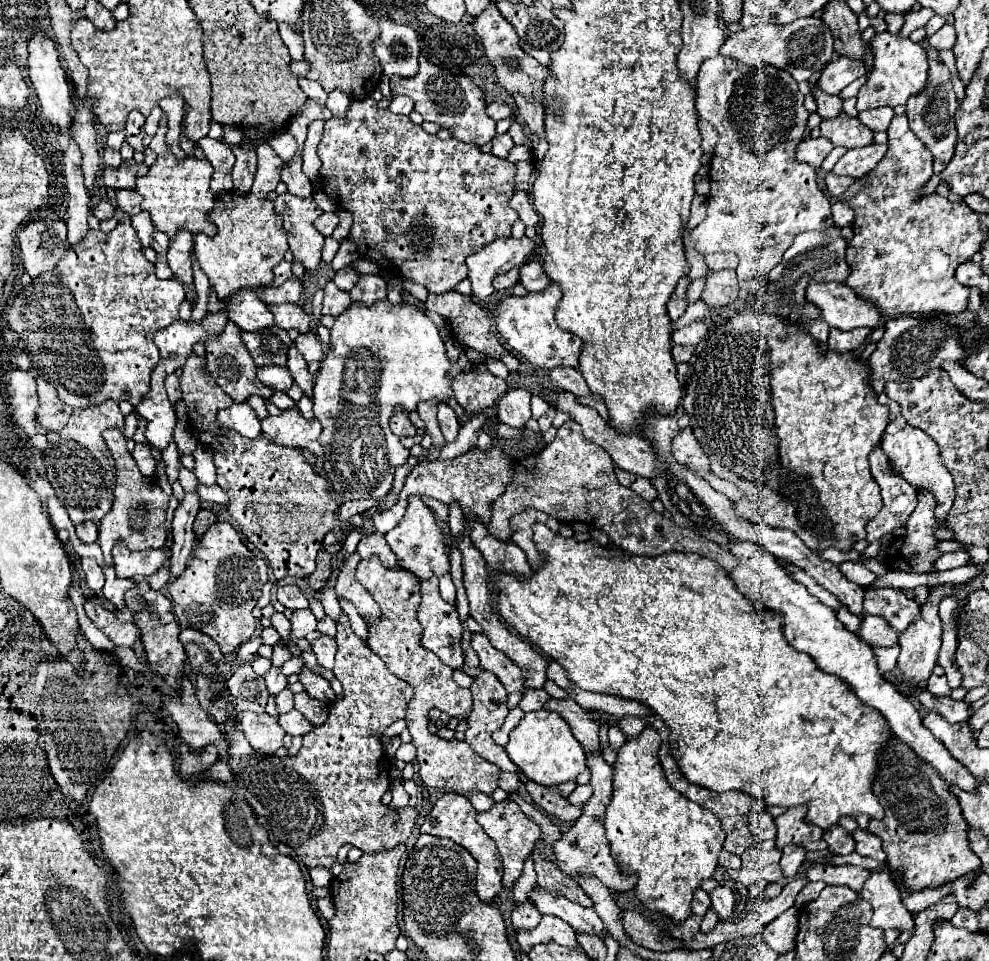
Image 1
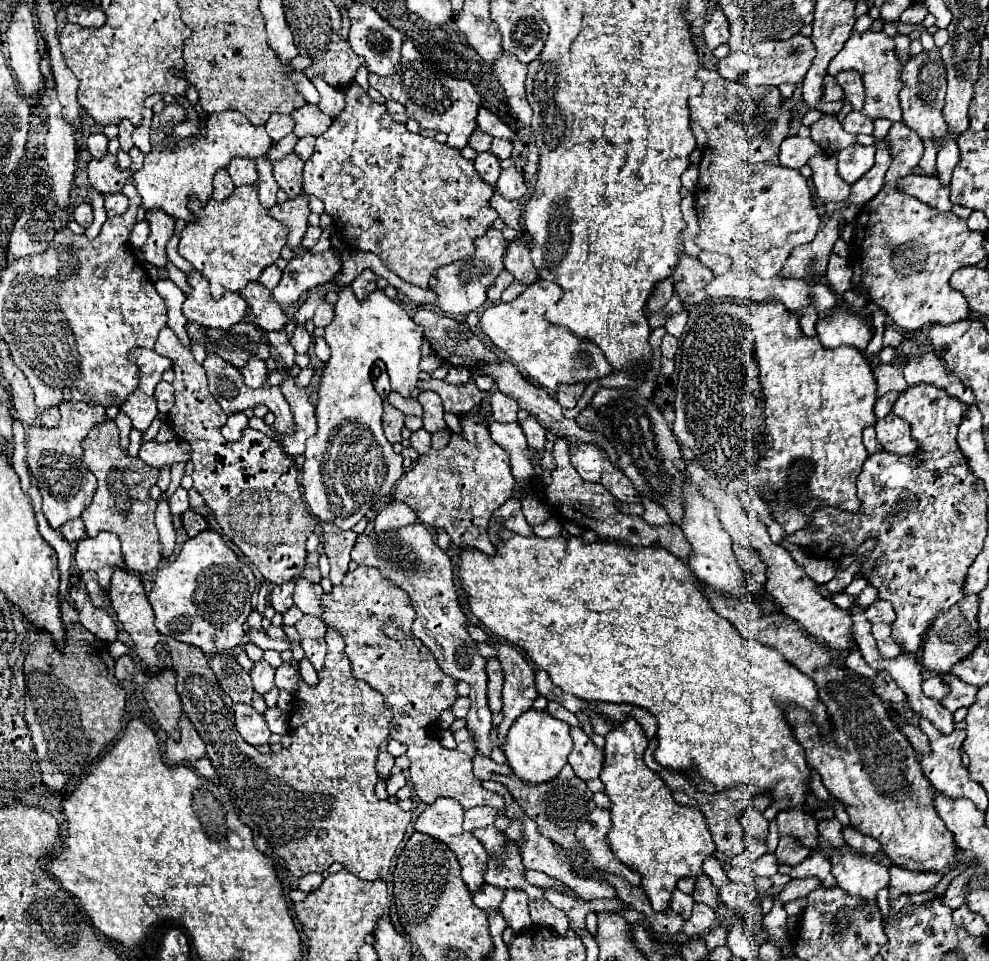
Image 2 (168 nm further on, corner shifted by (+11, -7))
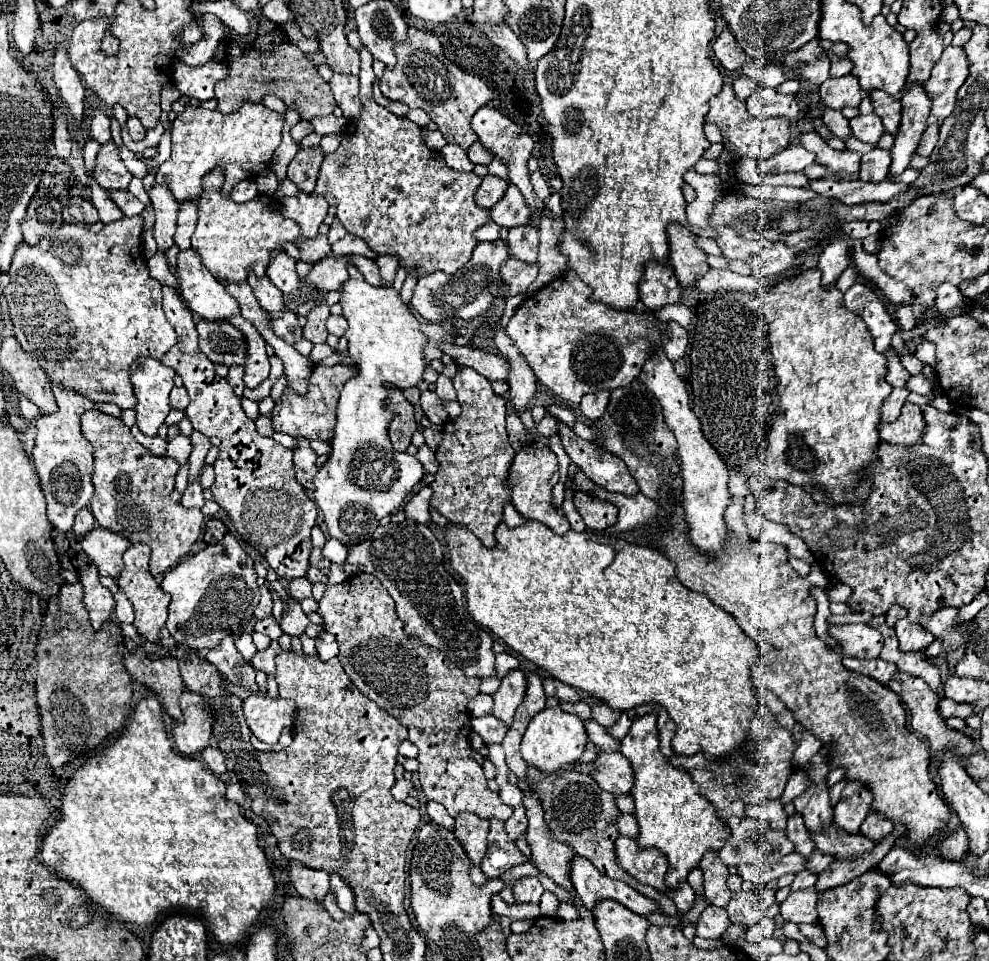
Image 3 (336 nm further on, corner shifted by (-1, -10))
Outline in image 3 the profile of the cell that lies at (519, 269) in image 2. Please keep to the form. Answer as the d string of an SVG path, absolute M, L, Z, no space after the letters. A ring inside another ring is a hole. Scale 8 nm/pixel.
M528 224L528 226L518 226L512 228L508 234L508 248L510 254L516 256L522 262L536 262L538 258L538 228Z

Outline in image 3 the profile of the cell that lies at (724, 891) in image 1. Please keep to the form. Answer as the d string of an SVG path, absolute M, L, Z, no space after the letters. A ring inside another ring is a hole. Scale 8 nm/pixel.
M706 852L702 862L700 862L700 870L704 872L704 896L710 904L718 906L718 908L726 908L732 892L726 886L726 876L728 876L728 868L722 864L722 860L718 858L716 852Z

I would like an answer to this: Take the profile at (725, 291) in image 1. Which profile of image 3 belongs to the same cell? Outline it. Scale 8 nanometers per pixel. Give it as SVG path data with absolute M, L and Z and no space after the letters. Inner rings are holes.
M670 226L670 264L674 268L674 274L678 276L680 286L684 288L696 288L694 282L710 270L706 262L706 254L696 248L694 244L696 236L684 228L684 226Z

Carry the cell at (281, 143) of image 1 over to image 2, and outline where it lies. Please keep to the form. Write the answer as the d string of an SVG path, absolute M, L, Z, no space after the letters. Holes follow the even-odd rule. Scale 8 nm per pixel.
M290 133L290 135L286 135L284 139L280 139L272 149L270 149L270 153L268 153L268 157L270 157L270 161L278 161L278 159L282 159L282 157L286 157L288 153L292 153L294 151L294 145L298 143L298 137L294 135L294 133Z

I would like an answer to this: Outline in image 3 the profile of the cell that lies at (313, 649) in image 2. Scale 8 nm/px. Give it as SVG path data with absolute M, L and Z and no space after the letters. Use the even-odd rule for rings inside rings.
M322 630L318 636L316 636L316 650L318 650L318 656L322 662L328 662L330 658L334 658L338 654L338 644L334 640L332 634L328 634L326 630Z

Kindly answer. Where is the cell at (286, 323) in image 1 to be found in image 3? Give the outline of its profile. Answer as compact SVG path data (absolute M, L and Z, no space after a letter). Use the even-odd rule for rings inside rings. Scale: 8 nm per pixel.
M250 276L248 284L252 286L252 292L254 292L256 300L270 314L270 318L278 318L278 316L284 314L284 306L286 306L284 296L276 286L272 286L272 282L266 276L264 278Z

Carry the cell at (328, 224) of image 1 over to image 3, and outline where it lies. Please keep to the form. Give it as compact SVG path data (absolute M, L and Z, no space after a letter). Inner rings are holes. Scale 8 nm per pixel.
M318 234L316 238L310 238L310 240L300 240L298 248L302 252L300 260L310 262L310 264L314 264L314 262L322 260L326 254L330 254L330 244L324 234Z

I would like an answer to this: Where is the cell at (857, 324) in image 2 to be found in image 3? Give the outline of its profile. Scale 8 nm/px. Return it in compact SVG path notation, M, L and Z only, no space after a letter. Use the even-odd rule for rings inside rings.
M858 280L846 294L844 294L844 306L846 310L860 316L872 334L874 348L878 352L886 352L890 348L890 340L896 334L898 326L892 320L884 300L874 292L870 284L864 280Z

